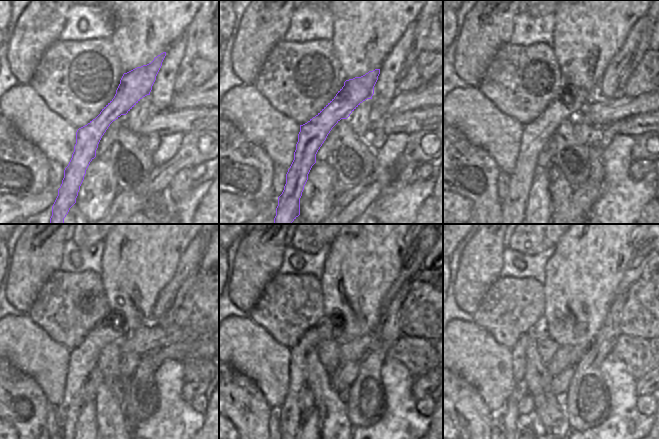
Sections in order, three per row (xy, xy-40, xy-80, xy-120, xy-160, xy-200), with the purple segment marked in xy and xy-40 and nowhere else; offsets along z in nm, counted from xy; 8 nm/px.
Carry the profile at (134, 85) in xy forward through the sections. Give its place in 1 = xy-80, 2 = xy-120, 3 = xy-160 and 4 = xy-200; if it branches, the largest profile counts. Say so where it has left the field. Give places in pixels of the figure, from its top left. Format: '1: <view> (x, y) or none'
1: xy-80 (535, 136)
2: xy-120 (111, 329)
3: xy-160 (290, 416)
4: xy-200 (508, 417)

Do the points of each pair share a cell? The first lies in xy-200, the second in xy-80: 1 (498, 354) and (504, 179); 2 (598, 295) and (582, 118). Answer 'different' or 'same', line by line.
1: different
2: different

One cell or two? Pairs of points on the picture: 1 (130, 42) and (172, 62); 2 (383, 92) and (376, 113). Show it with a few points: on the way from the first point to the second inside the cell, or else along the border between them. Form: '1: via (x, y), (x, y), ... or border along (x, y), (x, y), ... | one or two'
1: border along (181, 35), (164, 51) | two
2: border along (398, 91), (386, 104), (378, 104), (372, 99) | two

